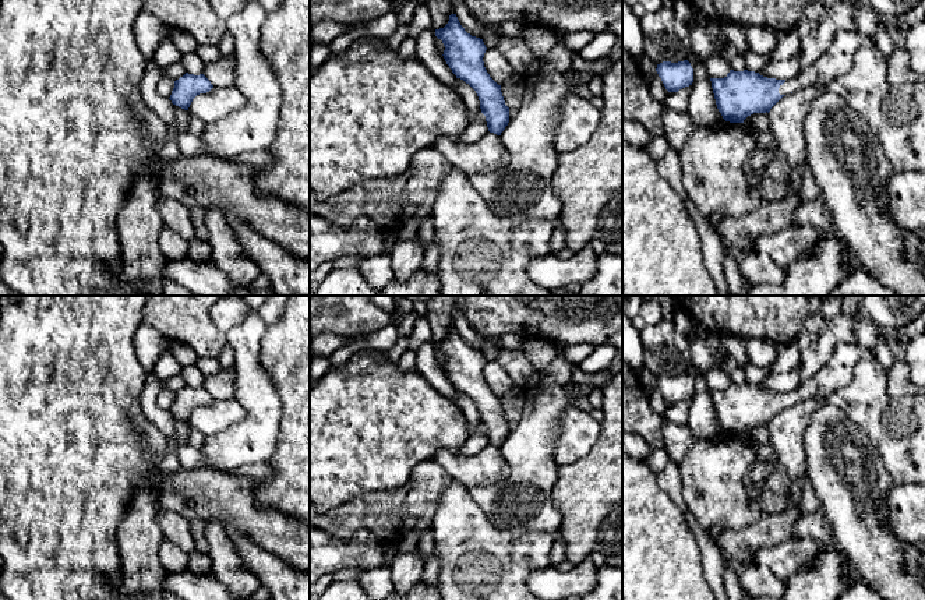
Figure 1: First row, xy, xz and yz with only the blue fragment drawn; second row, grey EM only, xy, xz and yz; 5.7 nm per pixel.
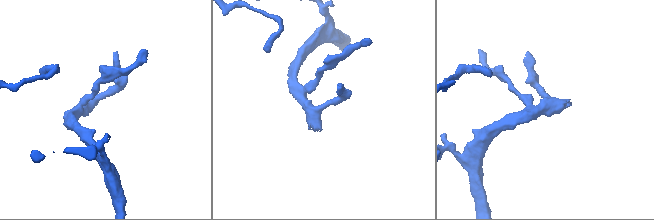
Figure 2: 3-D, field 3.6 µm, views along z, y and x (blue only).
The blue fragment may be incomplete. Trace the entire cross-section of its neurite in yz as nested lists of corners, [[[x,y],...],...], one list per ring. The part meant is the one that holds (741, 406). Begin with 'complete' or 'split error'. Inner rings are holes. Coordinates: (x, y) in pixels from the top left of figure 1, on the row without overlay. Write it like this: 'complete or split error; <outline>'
split error; [[[840,343],[812,378],[787,393],[767,391],[748,382],[730,382],[724,391],[710,391],[717,421],[730,435],[744,435],[753,426],[769,426],[783,409],[791,405],[805,400],[820,403],[851,381],[859,361],[873,356],[872,350],[858,343]]]

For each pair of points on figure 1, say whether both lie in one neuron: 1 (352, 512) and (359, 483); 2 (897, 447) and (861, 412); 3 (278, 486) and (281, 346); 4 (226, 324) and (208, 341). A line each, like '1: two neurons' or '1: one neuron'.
1: two neurons
2: one neuron
3: one neuron
4: two neurons

